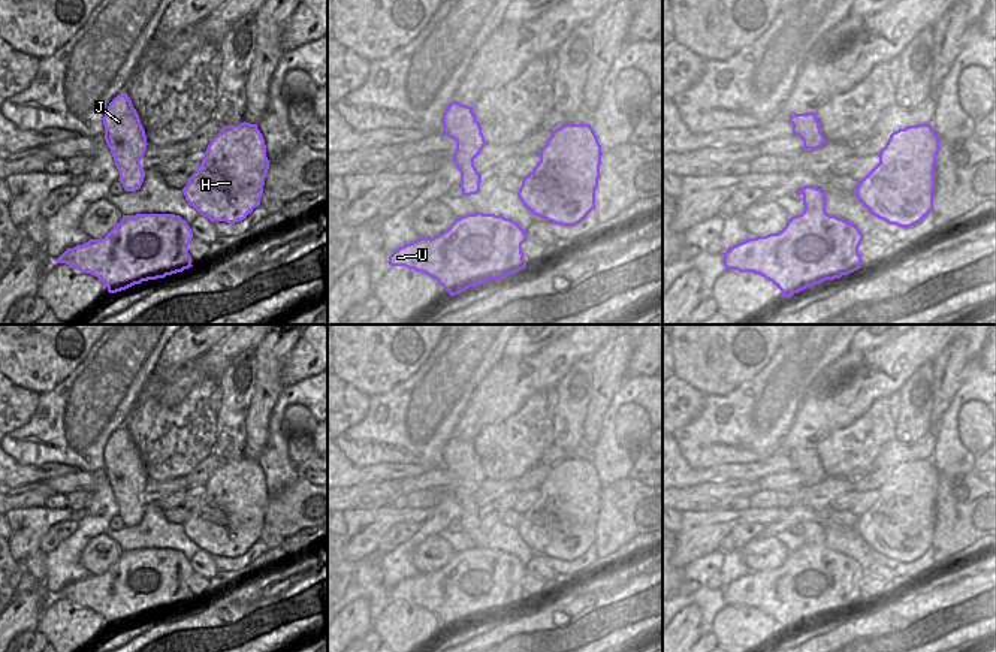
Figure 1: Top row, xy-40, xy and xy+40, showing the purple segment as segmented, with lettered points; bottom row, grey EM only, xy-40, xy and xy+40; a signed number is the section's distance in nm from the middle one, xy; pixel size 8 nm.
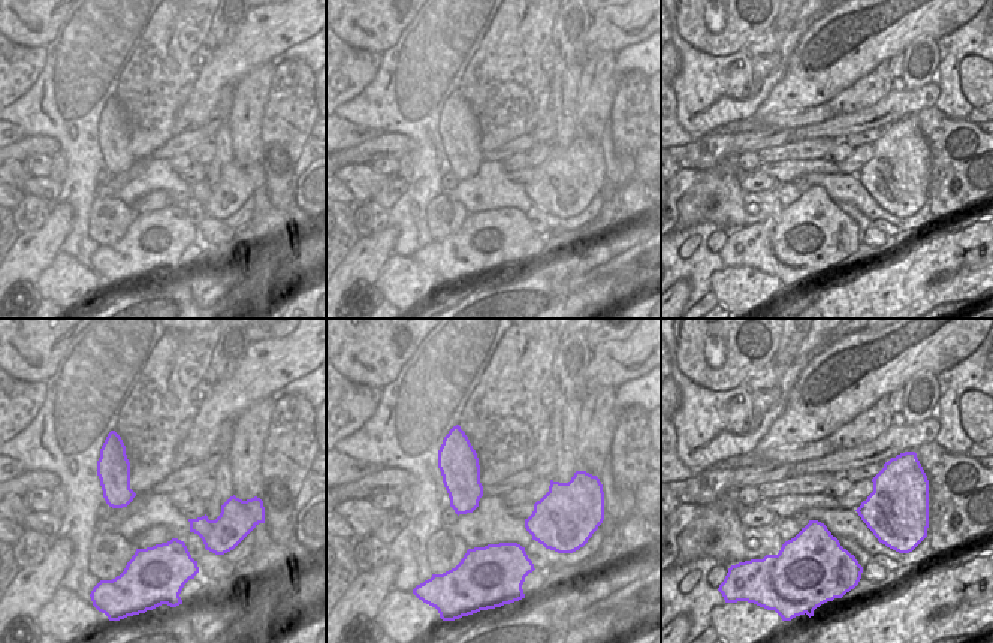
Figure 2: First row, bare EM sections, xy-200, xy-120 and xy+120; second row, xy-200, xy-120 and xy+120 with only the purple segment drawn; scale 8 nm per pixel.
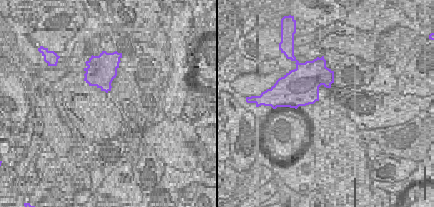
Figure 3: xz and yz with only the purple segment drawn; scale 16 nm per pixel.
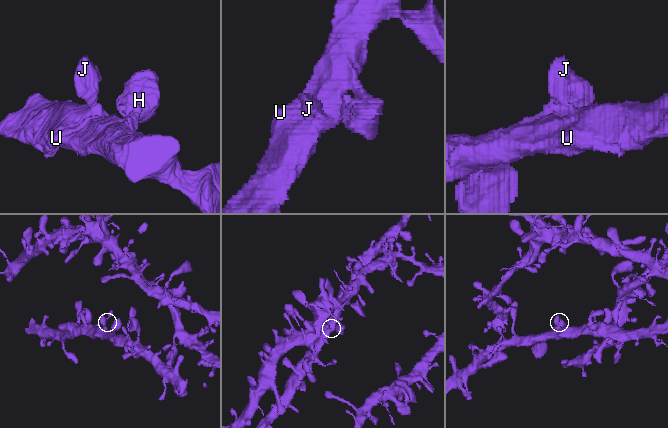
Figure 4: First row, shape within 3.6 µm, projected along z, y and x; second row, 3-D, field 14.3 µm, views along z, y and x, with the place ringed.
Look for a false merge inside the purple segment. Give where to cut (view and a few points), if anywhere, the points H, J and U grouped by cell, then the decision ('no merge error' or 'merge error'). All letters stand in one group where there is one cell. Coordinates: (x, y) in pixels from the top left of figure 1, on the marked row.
cut none; groups H J U; no merge error

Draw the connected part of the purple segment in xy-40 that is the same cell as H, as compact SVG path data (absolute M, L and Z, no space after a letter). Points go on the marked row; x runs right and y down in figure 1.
M244 121L239 126L226 126L208 145L203 163L190 176L182 193L200 215L235 224L260 205L268 169L266 145L257 124Z

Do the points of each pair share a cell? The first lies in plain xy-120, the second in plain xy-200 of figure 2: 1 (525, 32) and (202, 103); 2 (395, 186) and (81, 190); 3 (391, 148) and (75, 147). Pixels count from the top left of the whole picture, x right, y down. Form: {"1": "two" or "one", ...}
{"1": "two", "2": "two", "3": "two"}

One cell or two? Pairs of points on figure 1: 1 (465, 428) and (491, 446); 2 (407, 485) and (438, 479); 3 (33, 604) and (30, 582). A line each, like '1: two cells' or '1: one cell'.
1: two cells
2: one cell
3: two cells

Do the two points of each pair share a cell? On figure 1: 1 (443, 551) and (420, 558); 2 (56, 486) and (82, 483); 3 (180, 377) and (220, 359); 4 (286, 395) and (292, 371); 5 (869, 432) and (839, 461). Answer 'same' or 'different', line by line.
1: same
2: same
3: same
4: different
5: same

